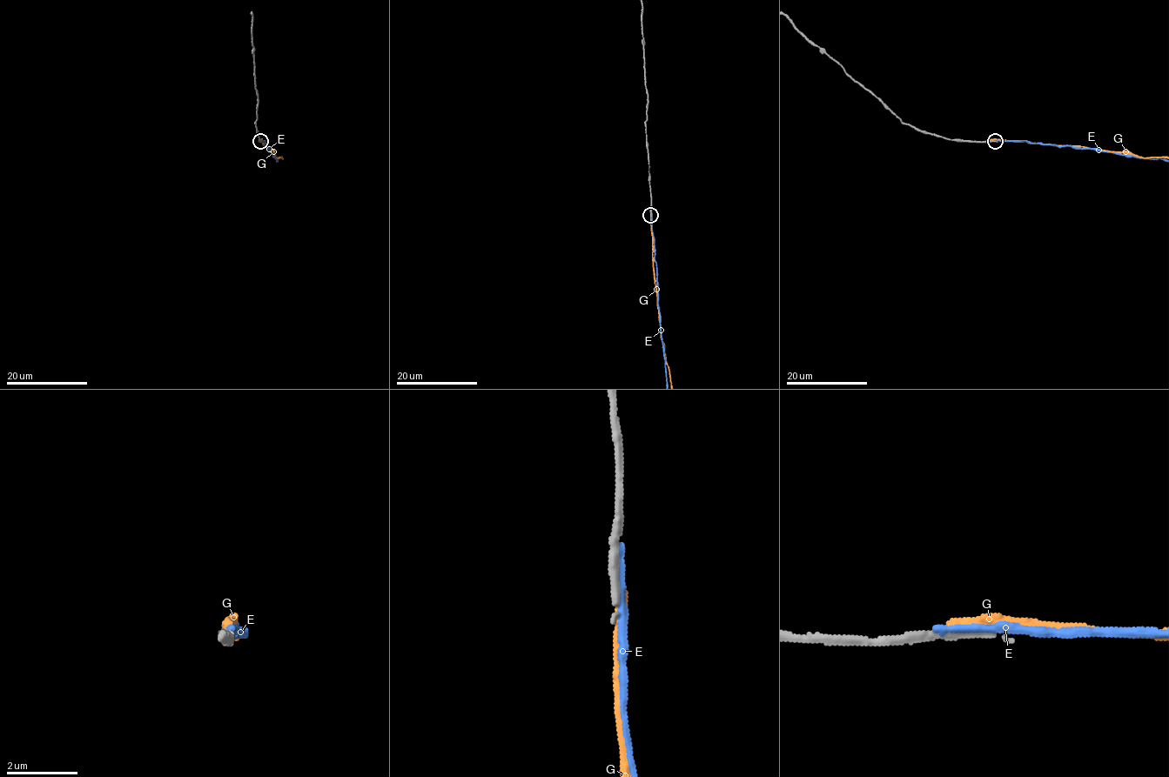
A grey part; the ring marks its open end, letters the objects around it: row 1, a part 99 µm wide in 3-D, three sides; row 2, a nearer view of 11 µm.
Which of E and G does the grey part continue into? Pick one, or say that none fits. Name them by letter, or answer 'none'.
none

